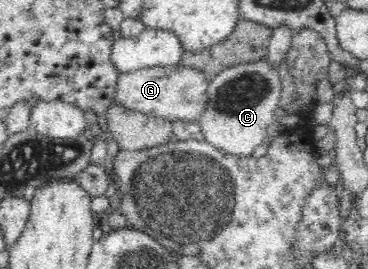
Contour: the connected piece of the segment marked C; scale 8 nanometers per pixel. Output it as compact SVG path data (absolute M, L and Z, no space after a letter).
M267 59L221 71L209 83L205 111L198 120L204 139L229 156L250 157L255 147L262 146L266 130L276 121L281 89L278 70L272 68Z

